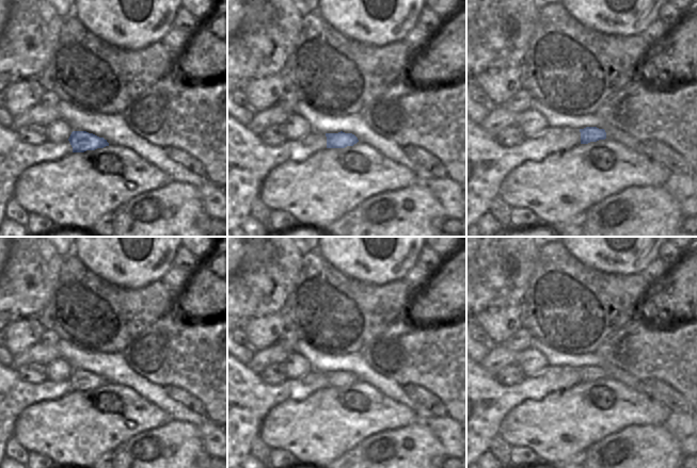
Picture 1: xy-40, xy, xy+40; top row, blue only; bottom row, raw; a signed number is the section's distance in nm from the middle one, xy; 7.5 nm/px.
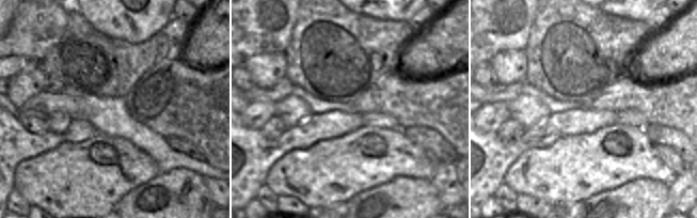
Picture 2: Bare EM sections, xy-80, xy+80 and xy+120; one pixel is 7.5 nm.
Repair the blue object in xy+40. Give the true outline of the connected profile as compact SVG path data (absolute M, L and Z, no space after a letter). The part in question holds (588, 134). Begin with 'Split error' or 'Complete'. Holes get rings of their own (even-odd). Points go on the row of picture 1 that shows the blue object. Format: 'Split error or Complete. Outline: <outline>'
Split error. Outline: M586 127L580 129L581 144L588 144L590 142L597 142L599 140L605 140L606 138L613 140L616 135L627 135L627 133L620 129L614 127L606 127L605 129L599 129L597 127Z

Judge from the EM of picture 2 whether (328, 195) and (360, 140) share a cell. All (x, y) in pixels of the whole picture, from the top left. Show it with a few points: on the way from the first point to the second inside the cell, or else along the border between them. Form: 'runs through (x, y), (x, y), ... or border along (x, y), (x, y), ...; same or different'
runs through (330, 181), (357, 154); same

